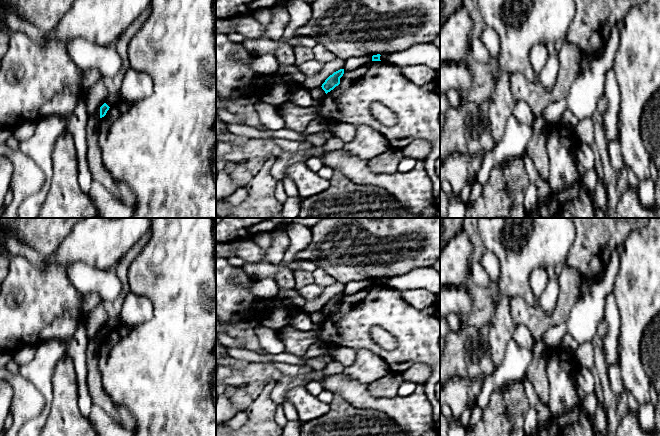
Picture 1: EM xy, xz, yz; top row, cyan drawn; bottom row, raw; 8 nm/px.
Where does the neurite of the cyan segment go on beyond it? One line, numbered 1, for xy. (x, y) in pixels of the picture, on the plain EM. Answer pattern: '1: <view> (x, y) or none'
1: none

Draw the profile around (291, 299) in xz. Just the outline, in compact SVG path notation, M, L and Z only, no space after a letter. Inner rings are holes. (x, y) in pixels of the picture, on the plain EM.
M295 288L289 290L280 290L276 296L276 299L287 309L294 309L300 312L303 311L303 307L306 303L306 300Z

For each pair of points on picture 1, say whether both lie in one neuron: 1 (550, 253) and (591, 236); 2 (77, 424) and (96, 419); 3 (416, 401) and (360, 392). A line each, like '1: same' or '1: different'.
1: different
2: different
3: same

